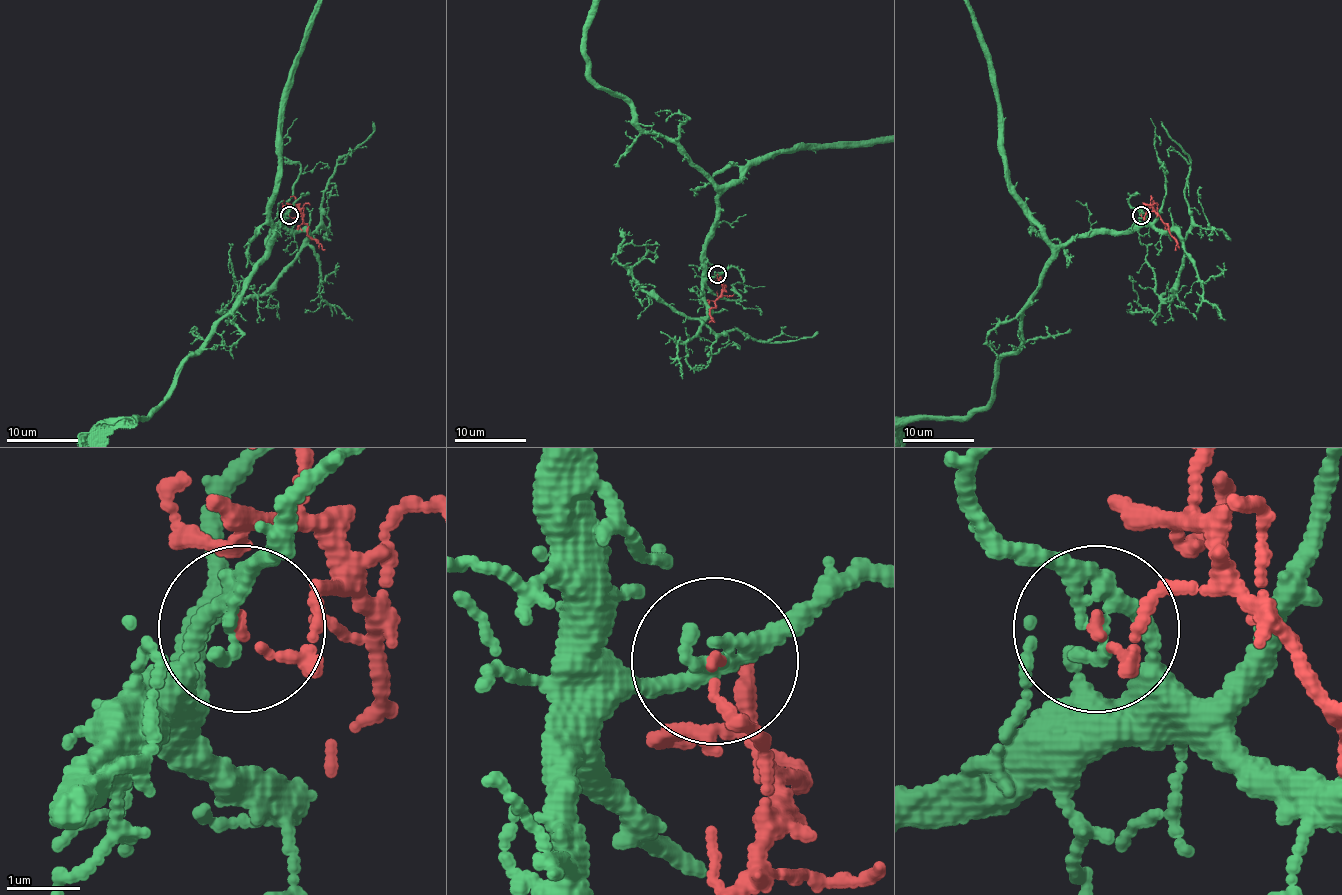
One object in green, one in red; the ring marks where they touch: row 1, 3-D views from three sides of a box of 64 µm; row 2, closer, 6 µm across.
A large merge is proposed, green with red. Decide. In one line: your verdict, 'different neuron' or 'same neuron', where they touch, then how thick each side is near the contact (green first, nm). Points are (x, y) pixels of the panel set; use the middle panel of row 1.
different neuron; at (717, 274); 200 nm thick on the green side, 90 nm on the other

